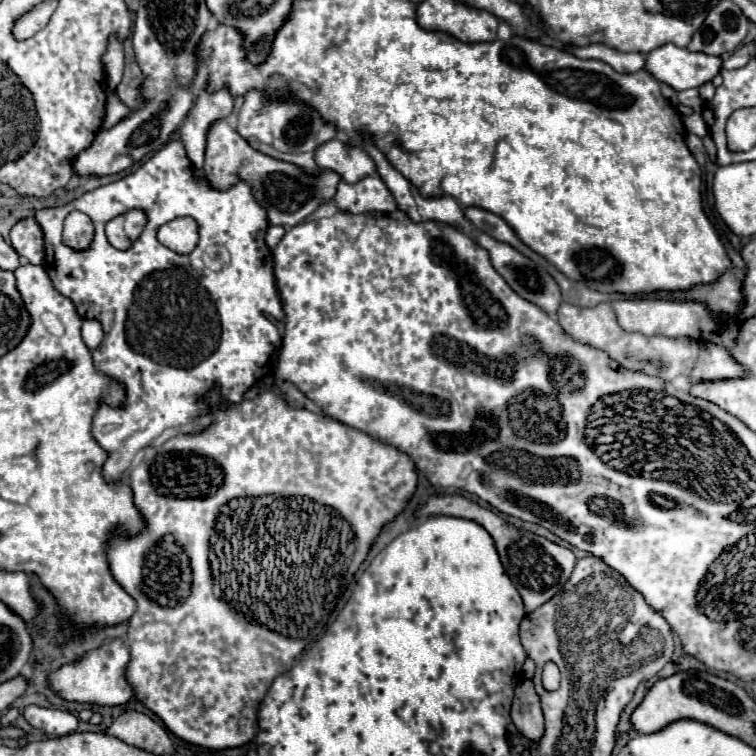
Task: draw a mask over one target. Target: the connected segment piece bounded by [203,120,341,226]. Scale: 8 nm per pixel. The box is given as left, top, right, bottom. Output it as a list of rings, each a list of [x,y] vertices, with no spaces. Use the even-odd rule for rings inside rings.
[[[217,120],[209,130],[203,172],[209,182],[217,186],[217,190],[221,190],[221,186],[229,186],[229,182],[237,182],[237,178],[245,178],[253,186],[253,194],[261,198],[261,206],[269,210],[269,222],[281,226],[297,226],[319,206],[333,200],[341,182],[341,176],[333,170],[319,170],[317,174],[307,174],[295,164],[271,158],[255,150],[225,120]]]

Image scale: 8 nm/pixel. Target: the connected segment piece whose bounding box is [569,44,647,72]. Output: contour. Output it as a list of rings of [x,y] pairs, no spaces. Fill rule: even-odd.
[[[589,44],[585,48],[571,48],[569,52],[577,54],[579,58],[597,58],[613,66],[617,72],[639,72],[645,68],[647,56],[643,52],[619,52],[615,48],[603,44]]]

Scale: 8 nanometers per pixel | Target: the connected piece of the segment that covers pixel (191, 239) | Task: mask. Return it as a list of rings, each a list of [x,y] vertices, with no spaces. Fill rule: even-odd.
[[[175,218],[159,228],[157,238],[171,250],[189,254],[193,252],[193,246],[197,246],[197,222],[193,218]]]

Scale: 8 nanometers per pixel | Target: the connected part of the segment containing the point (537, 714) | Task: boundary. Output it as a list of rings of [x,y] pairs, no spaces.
[[[527,678],[515,688],[511,718],[513,718],[513,724],[517,726],[517,730],[523,736],[527,736],[529,740],[539,740],[545,732],[539,696],[533,688],[533,682]]]

